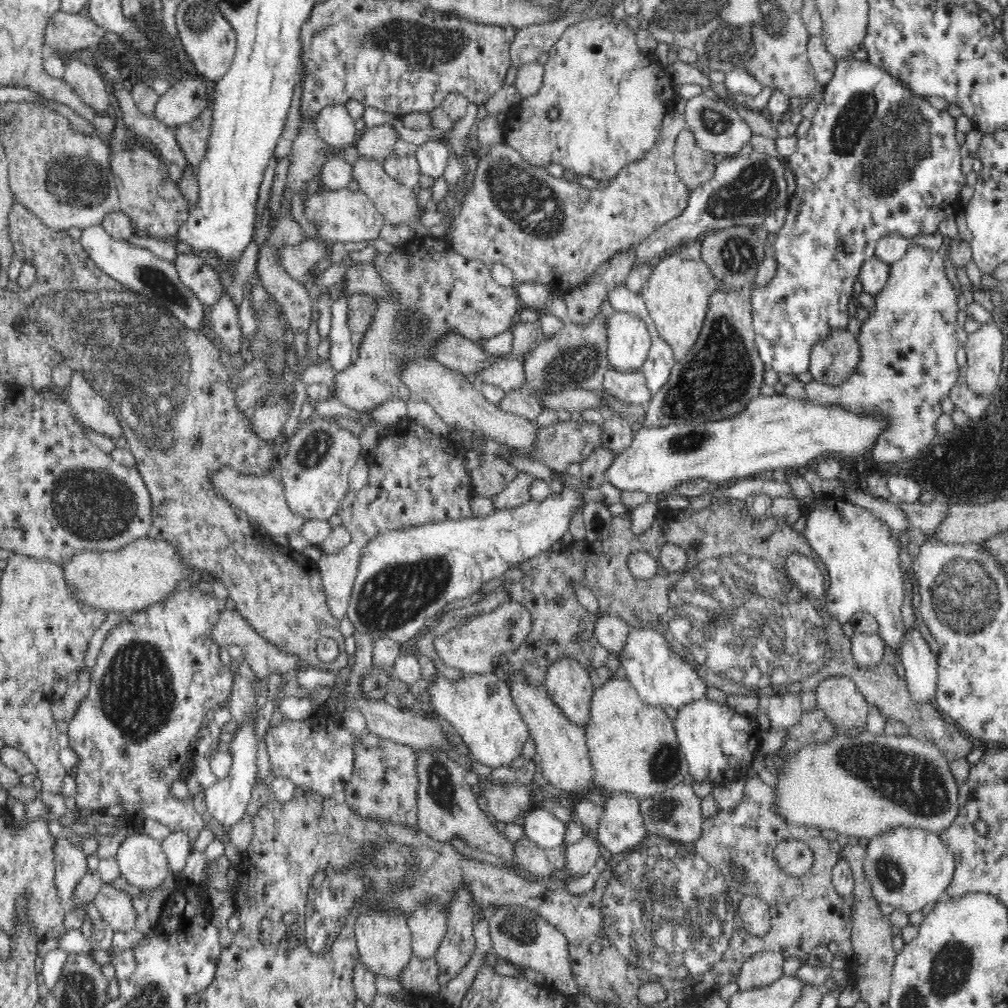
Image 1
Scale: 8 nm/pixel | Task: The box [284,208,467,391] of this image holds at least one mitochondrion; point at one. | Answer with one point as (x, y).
(410, 327)

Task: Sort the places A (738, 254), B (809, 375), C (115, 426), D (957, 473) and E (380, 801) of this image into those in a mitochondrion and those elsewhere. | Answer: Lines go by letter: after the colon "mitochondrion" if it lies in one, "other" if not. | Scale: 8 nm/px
A: mitochondrion
B: other
C: mitochondrion
D: mitochondrion
E: mitochondrion

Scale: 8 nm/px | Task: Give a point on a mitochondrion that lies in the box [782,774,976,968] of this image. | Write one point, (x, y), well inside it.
(890, 874)

